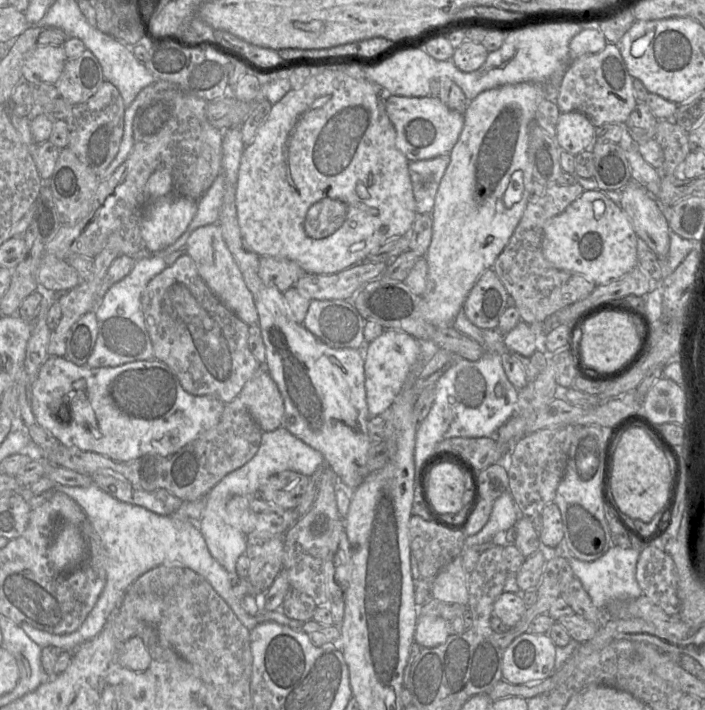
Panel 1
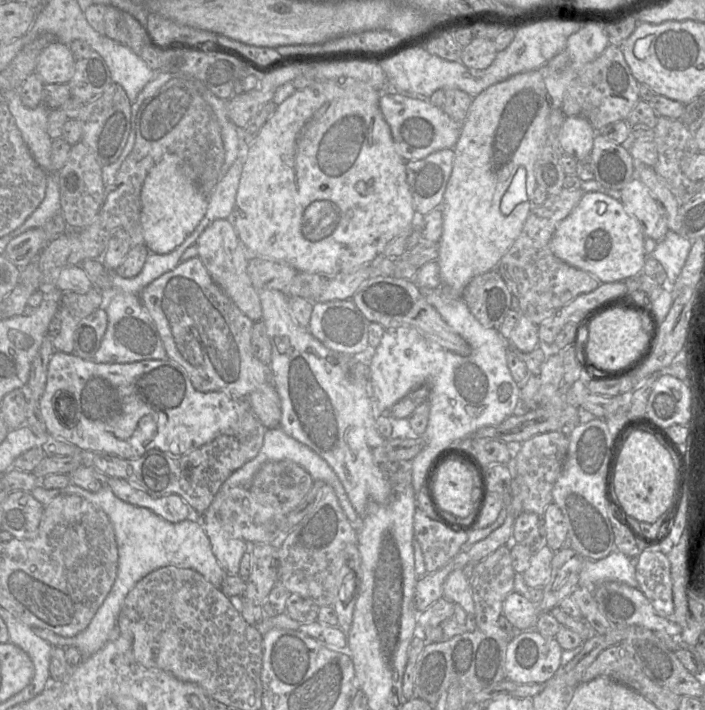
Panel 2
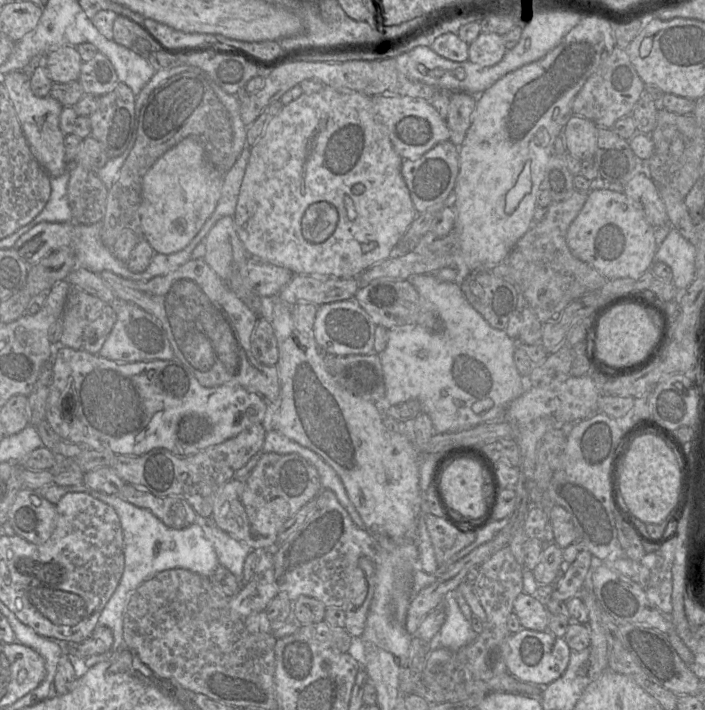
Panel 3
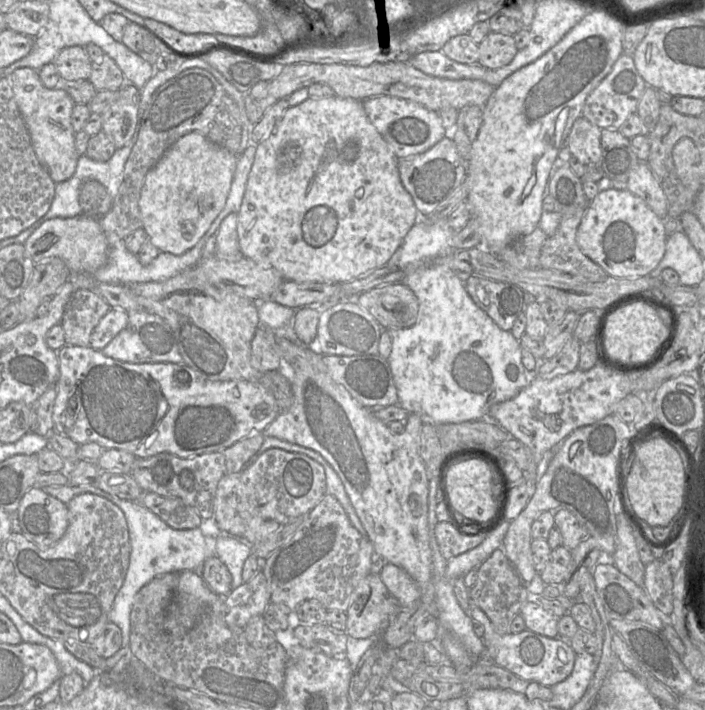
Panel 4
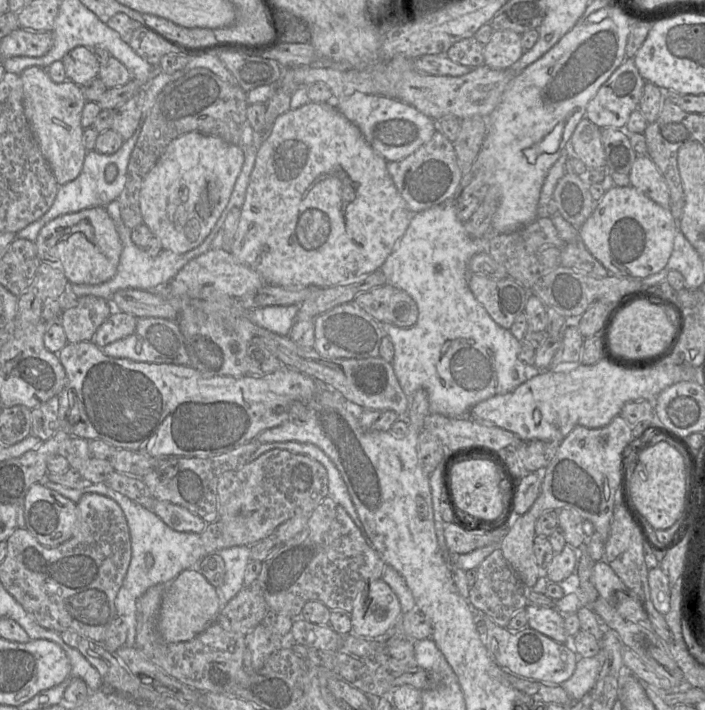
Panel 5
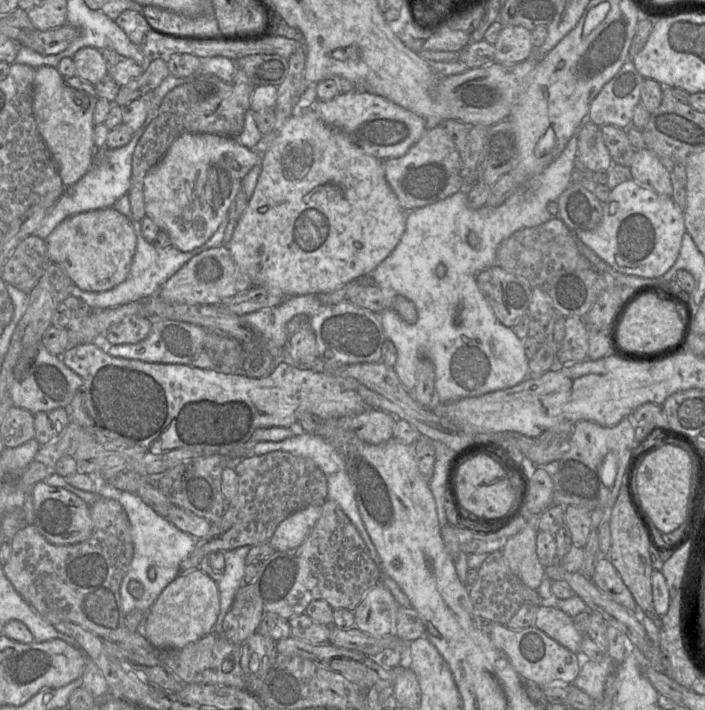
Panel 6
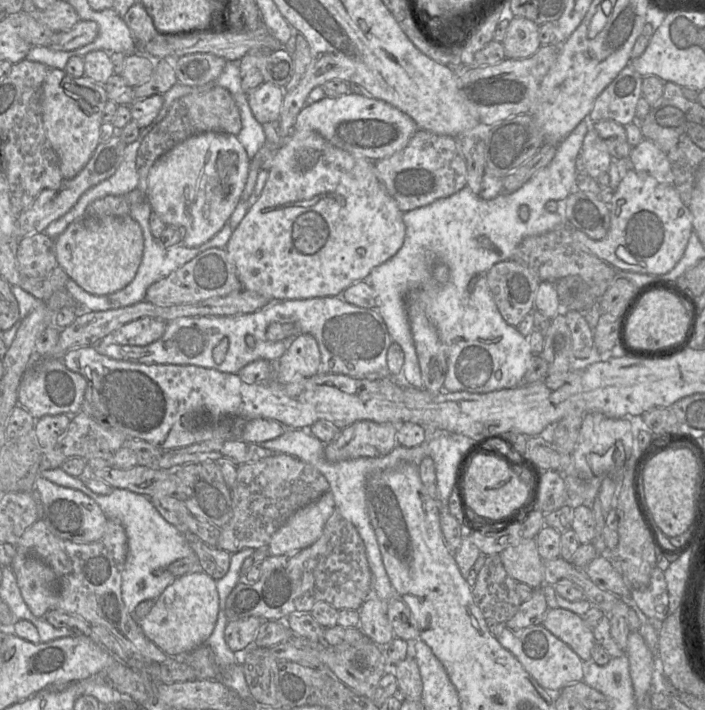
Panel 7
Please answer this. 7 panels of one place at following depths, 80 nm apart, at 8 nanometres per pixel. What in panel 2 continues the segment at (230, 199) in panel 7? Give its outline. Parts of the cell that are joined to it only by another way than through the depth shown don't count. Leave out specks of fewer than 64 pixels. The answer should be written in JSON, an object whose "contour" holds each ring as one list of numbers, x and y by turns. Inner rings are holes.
{"contour":[[176,154,165,155,148,173,141,192,141,227,144,245,154,254,168,254,194,231,206,214,208,198,197,189,188,175,194,176,186,161]]}

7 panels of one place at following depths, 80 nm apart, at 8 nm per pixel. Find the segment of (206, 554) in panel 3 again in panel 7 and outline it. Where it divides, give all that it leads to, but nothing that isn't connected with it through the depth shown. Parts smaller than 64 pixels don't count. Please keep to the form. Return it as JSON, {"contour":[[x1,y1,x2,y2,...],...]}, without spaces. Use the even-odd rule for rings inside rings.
{"contour":[[60,467,42,471,41,476,56,485,84,493,100,506,108,519,118,520,124,527,128,540,128,553,121,576,121,598,128,614,132,614,141,602,156,600,166,587,173,583,175,577,167,567,174,561,188,558,189,573,203,572,186,534,168,523,154,507,151,499,126,489,114,488,110,494,96,494,85,486,80,477,70,476]]}

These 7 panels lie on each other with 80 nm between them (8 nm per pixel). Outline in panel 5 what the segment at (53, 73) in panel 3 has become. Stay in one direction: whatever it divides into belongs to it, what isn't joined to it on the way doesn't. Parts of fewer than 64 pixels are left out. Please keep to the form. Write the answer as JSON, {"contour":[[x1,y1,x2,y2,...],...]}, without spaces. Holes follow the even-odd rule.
{"contour":[[79,46,68,52,62,59,68,80,77,85,98,77,101,64,92,49]]}

